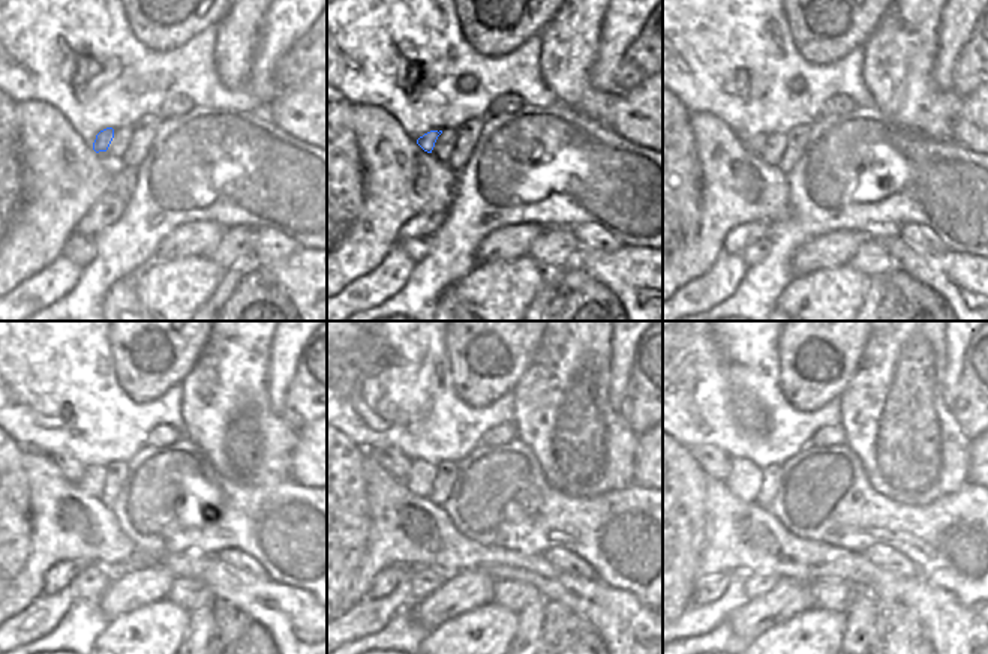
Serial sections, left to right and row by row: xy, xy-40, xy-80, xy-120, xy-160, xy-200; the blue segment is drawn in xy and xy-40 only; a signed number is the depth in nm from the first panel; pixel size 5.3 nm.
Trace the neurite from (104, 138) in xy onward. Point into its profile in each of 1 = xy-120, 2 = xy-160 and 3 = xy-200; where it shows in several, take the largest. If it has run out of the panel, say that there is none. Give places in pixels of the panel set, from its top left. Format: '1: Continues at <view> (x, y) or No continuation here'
1: Continues at xy-120 (72, 471)
2: Continues at xy-160 (392, 461)
3: Continues at xy-200 (715, 464)

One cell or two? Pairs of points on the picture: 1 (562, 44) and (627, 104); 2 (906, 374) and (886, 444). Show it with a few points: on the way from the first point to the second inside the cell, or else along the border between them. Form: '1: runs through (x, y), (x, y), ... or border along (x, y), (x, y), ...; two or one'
1: border along (621, 92), (609, 108), (604, 122); two
2: runs through (895, 392), (894, 426); one

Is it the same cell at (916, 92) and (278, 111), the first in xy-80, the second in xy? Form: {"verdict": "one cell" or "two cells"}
{"verdict": "two cells"}

